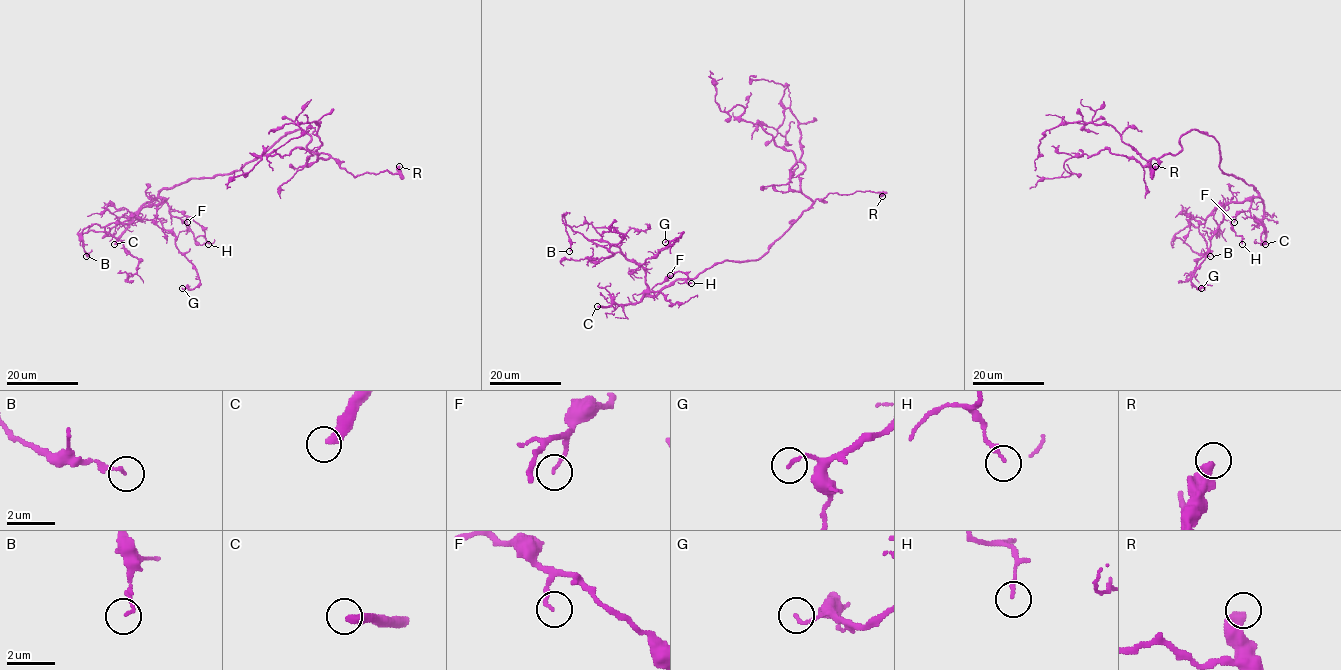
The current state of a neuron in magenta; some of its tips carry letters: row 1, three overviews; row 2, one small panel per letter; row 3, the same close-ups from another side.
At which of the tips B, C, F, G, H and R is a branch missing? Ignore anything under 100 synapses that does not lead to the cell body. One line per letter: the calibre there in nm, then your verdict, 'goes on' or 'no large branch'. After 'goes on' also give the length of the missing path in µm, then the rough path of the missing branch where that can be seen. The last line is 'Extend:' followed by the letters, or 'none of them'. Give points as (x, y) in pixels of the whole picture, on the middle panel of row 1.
B: 120 nm thick; no large branch
C: 360 nm thick; goes on; about 140 µm are missing; missing branch runs (597, 306), (571, 291), (578, 278), (574, 263), (628, 218), (628, 193), (597, 165), (507, 130)
F: 120 nm thick; no large branch
G: 130 nm thick; no large branch
H: 160 nm thick; no large branch
R: 480 nm thick; no large branch
Extend: C

